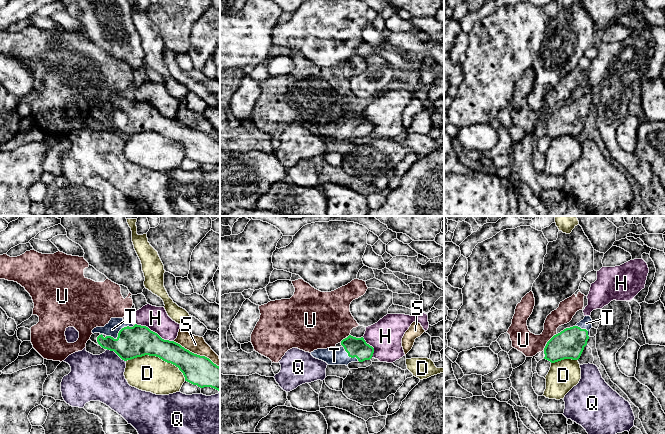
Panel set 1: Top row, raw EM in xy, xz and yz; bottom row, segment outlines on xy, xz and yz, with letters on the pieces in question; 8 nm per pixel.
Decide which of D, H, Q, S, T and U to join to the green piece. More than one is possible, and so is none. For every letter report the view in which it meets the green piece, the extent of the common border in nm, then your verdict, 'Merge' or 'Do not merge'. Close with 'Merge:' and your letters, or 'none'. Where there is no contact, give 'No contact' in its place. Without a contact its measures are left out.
D: Touches green in xy. Shared border 500 nm. Do not merge
H: Touches green in xy. Shared border 340 nm. Do not merge
Q: Touches green in xy. Shared border 180 nm. Do not merge
S: Touches green in xy. Shared border 440 nm. Do not merge
T: Touches green in xy. Shared border 240 nm. Merge
U: Touches green in yz. Shared border 180 nm. Do not merge
Merge: T

